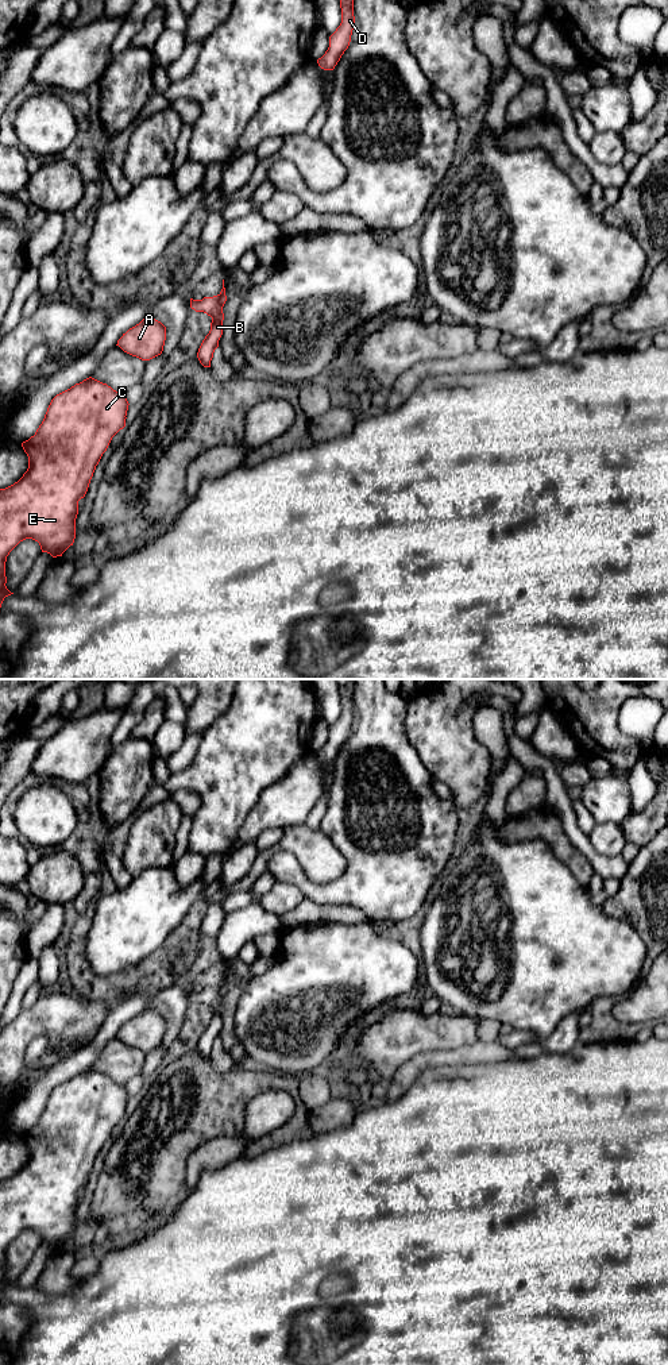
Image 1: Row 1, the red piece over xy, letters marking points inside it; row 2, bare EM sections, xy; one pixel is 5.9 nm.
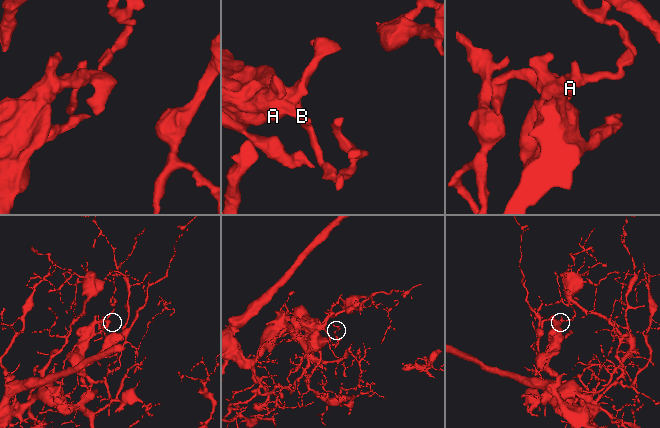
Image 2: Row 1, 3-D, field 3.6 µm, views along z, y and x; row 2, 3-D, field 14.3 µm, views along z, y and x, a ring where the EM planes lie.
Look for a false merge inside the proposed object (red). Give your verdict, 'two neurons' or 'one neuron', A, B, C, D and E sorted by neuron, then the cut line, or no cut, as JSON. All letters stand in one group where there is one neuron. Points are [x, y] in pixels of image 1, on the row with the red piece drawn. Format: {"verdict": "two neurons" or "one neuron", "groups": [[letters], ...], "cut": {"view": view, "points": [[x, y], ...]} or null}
{"verdict": "one neuron", "groups": [["A", "B", "C", "D", "E"]], "cut": null}

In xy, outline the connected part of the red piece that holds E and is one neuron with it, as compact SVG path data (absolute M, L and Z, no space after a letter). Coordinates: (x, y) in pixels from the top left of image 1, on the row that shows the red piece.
M89 377L57 394L35 435L22 443L28 469L18 482L0 489L0 608L13 594L5 586L5 562L20 541L32 539L53 558L73 545L78 501L112 437L126 427L128 405L124 393Z

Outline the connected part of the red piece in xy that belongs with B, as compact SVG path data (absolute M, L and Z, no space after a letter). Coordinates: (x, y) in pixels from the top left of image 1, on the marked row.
M224 279L223 289L217 296L204 297L202 300L190 298L190 308L196 312L204 312L212 317L211 331L202 340L197 358L204 367L211 367L215 350L219 347L219 340L223 335L223 306L227 301Z

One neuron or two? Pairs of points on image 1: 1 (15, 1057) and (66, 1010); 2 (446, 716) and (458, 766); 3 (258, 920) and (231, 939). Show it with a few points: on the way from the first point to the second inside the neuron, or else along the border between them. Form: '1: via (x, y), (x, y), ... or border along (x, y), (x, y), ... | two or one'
1: via (19, 1041), (42, 1018), (50, 1015) | one
2: via (446, 728), (446, 743), (452, 754) | one
3: via (251, 921), (238, 932) | one

